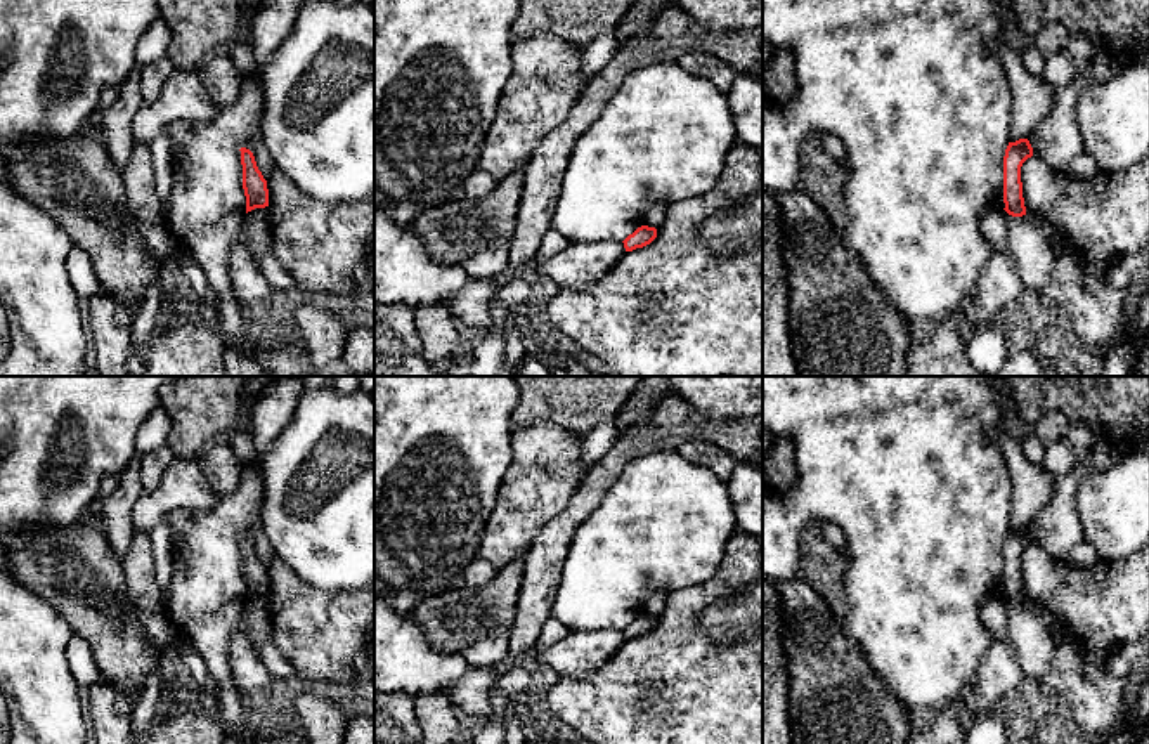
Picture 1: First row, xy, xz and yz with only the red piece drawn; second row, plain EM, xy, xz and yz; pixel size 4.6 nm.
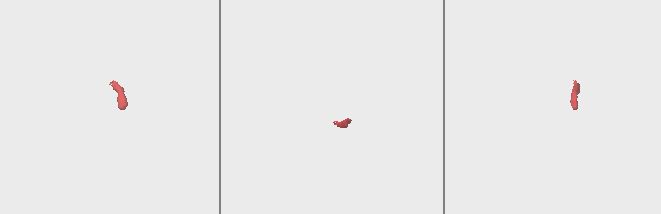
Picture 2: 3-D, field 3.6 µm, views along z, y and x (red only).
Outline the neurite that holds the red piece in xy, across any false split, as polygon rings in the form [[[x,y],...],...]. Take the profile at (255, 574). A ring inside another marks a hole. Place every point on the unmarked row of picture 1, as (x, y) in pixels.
[[[241,536],[241,553],[243,553],[243,578],[246,584],[246,602],[255,597],[269,595],[269,578],[267,569],[256,555],[255,545],[250,538]]]

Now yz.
[[[1028,527],[1009,531],[1003,545],[1003,591],[1005,600],[1012,605],[1026,604],[1021,555],[1033,545],[1033,536]]]

